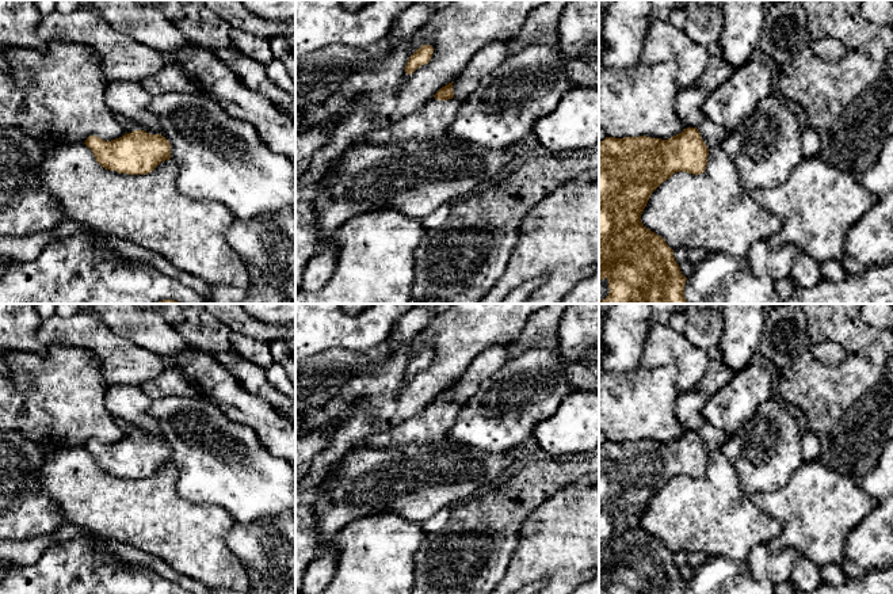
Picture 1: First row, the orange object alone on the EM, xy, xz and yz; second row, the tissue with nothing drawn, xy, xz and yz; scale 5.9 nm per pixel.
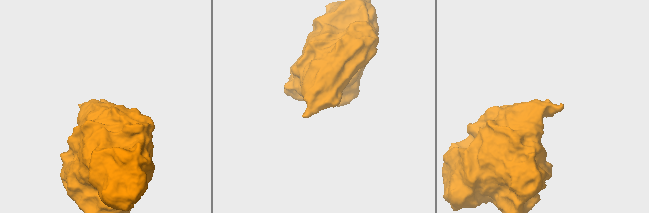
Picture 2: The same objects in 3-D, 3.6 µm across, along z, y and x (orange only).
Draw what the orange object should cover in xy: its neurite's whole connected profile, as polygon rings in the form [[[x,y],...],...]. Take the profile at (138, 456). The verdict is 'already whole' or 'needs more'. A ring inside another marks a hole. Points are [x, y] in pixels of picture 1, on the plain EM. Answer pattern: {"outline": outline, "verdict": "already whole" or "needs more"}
{"outline": [[[121,419],[115,420],[126,434],[125,439],[111,445],[89,439],[84,446],[103,472],[145,479],[171,462],[171,448],[165,441]]], "verdict": "needs more"}

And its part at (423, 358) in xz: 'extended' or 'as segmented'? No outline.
as segmented

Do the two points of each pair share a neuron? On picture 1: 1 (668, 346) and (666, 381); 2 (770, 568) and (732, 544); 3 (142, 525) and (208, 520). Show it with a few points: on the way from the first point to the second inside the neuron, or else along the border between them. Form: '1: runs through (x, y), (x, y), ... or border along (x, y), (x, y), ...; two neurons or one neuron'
1: border along (638, 365), (672, 365), (676, 369), (679, 389); two neurons
2: border along (767, 543), (758, 544), (744, 560); two neurons
3: runs through (159, 525), (191, 525); one neuron

